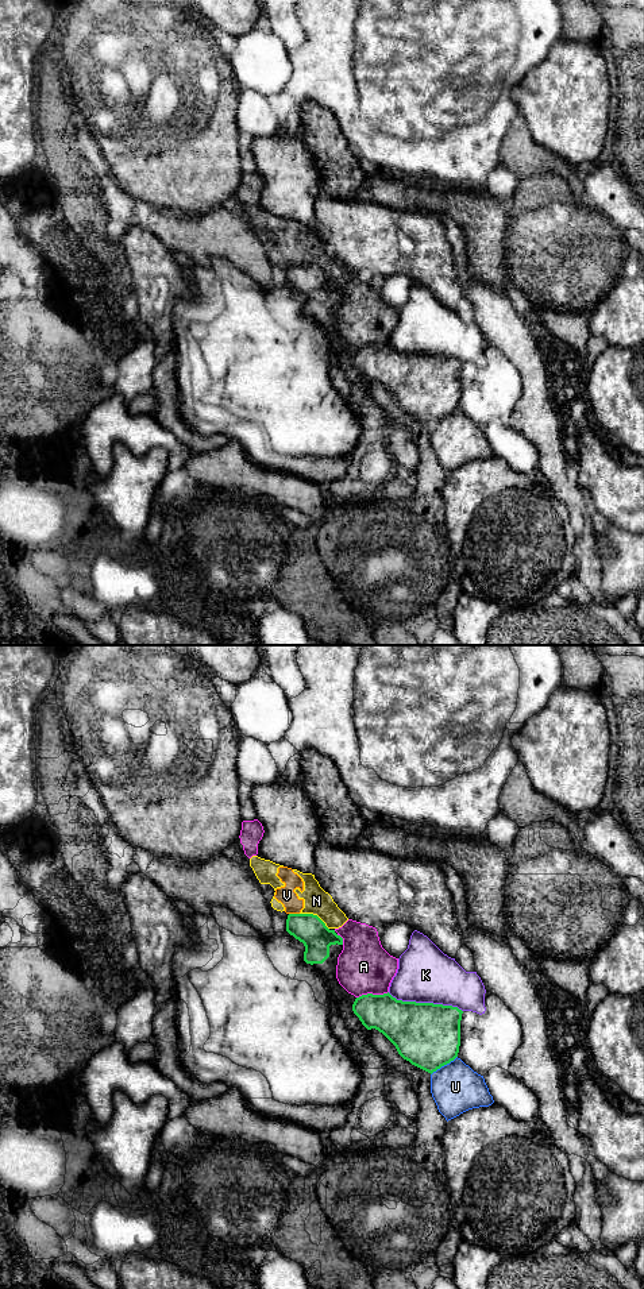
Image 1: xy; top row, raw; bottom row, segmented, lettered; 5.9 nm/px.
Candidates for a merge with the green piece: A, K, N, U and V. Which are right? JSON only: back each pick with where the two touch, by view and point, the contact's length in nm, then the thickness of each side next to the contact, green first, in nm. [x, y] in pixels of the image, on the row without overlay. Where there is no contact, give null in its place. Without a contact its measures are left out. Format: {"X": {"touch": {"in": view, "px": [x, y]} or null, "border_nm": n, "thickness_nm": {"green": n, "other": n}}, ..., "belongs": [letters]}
{"belongs": []}

